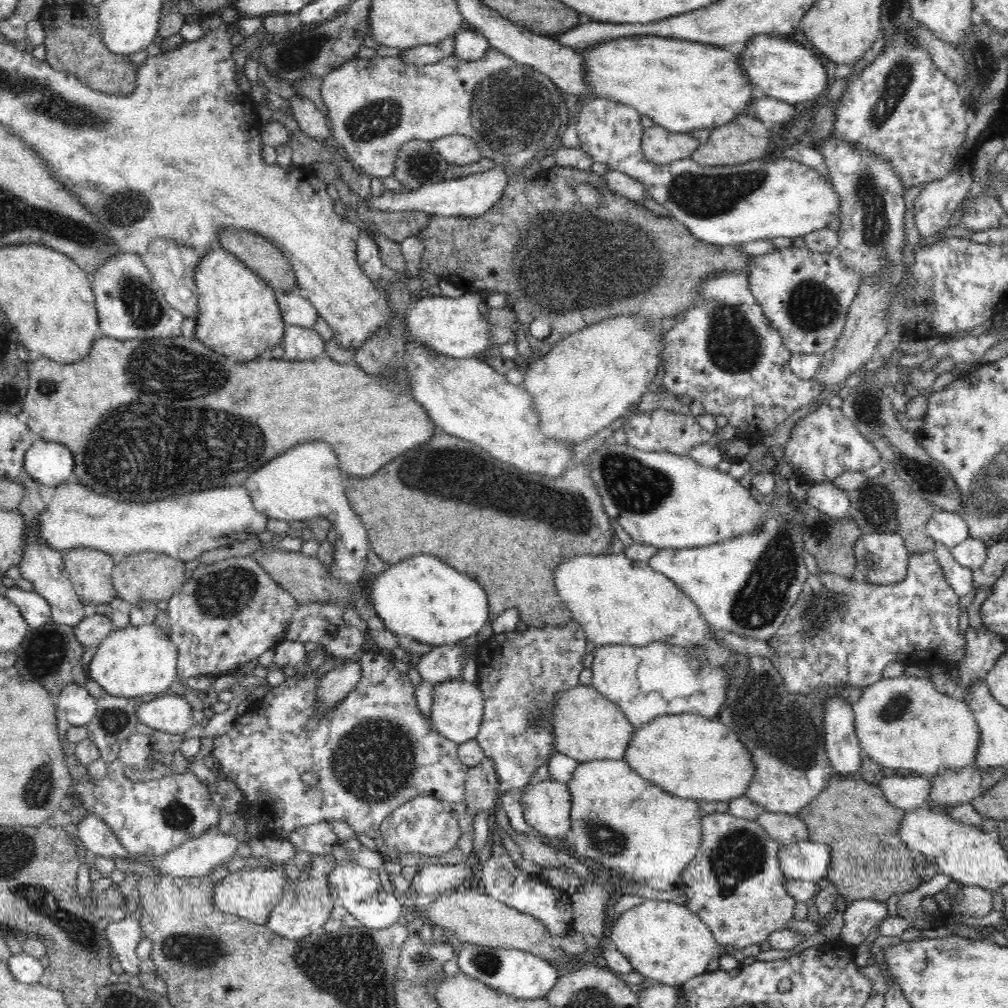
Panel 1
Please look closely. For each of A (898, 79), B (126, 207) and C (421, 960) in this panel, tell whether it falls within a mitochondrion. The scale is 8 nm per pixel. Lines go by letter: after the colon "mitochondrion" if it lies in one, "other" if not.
A: mitochondrion
B: mitochondrion
C: mitochondrion

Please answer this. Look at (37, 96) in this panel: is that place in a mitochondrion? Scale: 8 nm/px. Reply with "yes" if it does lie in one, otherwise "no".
yes

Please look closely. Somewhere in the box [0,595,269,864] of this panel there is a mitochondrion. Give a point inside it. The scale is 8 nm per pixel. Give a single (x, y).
(43, 779)

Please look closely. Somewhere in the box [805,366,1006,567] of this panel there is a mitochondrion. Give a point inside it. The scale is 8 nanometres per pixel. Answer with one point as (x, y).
(929, 479)

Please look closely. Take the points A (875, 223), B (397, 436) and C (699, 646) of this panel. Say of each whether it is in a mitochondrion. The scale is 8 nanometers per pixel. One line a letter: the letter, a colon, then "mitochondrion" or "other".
A: mitochondrion
B: other
C: mitochondrion

